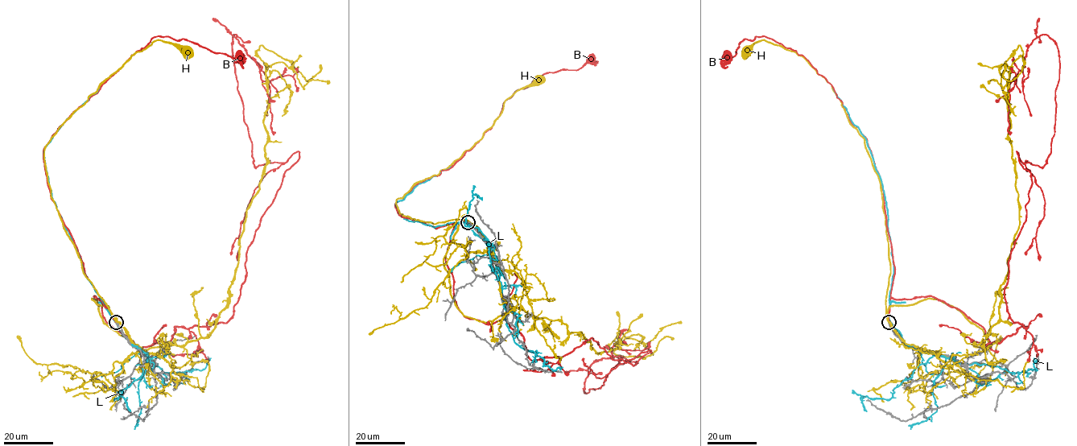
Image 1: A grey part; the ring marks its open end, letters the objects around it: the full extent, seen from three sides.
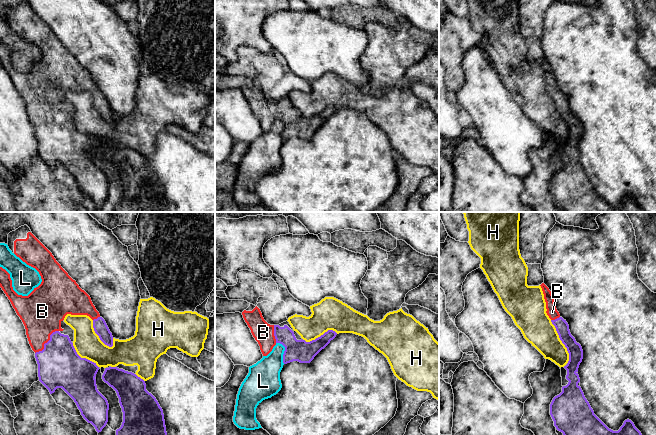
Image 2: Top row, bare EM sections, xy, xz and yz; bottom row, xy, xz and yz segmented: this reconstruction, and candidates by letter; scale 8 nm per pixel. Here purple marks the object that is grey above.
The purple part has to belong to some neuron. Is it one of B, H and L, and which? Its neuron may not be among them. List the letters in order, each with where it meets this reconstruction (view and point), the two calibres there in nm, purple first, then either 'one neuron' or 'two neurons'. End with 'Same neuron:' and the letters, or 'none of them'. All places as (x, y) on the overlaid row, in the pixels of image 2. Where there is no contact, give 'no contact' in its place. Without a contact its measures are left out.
B: meets purple in xy at (47, 342); 360 nm thick on the purple side, 340 nm on the other; one neuron
H: meets purple in yz at (562, 342); 120 nm thick on the purple side, 260 nm on the other; two neurons
L: meets purple in xz at (284, 351); 180 nm thick on the purple side, 240 nm on the other; two neurons
Same neuron: B

